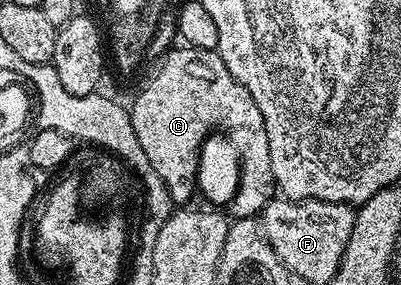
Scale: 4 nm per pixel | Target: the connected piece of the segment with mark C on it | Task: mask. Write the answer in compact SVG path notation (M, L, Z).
M187 44L181 45L179 48L173 48L163 55L164 63L156 70L156 75L149 80L148 86L144 86L140 90L140 95L133 100L130 105L130 113L132 123L134 124L134 136L138 136L138 144L142 144L142 152L146 152L146 160L150 160L150 164L154 168L154 172L158 172L158 176L164 181L164 186L168 189L168 195L172 197L173 203L184 204L188 197L194 194L194 183L197 181L197 163L200 147L207 140L208 136L213 132L223 132L227 135L229 141L232 142L237 154L240 157L240 183L237 186L236 195L233 196L230 203L230 214L233 219L238 218L256 218L260 211L264 209L267 202L271 202L277 193L276 181L274 180L274 168L270 168L270 140L266 136L266 120L262 120L262 112L258 112L258 104L254 104L254 100L250 96L250 92L246 88L242 88L242 84L238 84L238 80L234 80L234 76L230 76L230 68L226 68L226 64L220 58L215 50L197 50L195 46Z

